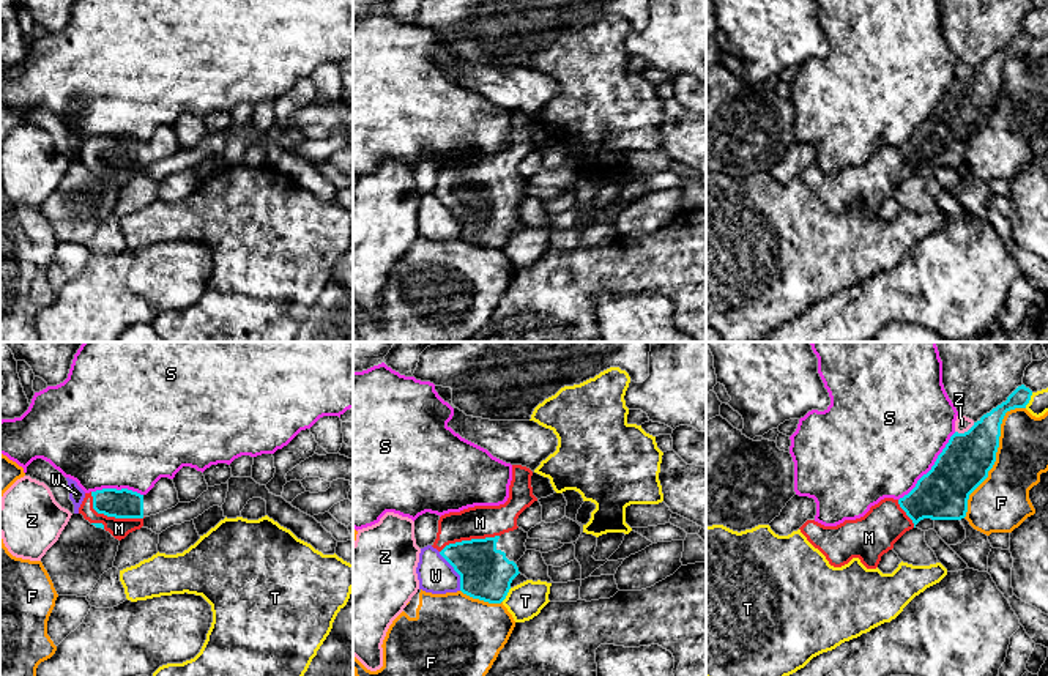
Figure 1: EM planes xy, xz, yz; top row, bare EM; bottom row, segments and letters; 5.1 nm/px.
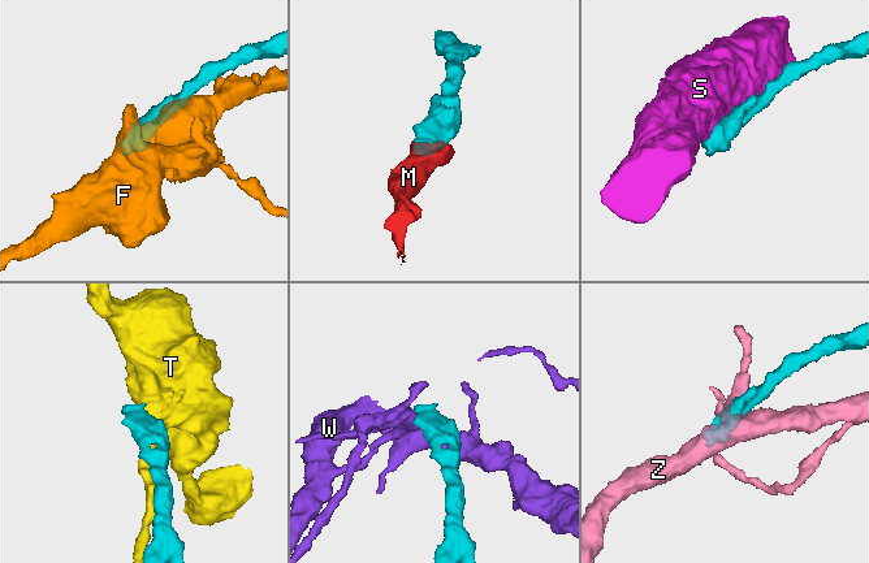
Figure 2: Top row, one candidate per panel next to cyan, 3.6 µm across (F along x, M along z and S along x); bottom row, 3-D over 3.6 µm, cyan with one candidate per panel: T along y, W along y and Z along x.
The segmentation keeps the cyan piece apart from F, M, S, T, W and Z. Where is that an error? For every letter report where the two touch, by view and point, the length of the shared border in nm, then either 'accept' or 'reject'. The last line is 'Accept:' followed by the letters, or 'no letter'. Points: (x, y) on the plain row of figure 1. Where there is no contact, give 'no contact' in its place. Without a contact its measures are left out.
F: yz (995, 103) | 650 nm | reject
M: xy (111, 163) | 300 nm | accept
S: yz (932, 114) | 460 nm | reject
T: yz (1029, 46) | 90 nm | reject
W: xz (454, 216) | 240 nm | reject
Z: yz (965, 79) | 120 nm | reject
Accept: M

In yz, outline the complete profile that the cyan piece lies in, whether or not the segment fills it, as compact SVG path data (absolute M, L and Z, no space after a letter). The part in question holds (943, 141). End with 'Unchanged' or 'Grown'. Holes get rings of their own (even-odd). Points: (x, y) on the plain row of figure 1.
M1021 32L968 79L955 79L931 117L903 145L884 145L864 164L837 173L807 167L801 180L834 214L859 205L867 216L876 216L881 203L920 167L964 165L969 142L988 124L996 109L1005 60L1026 55L1031 43L1032 38Z. Grown

